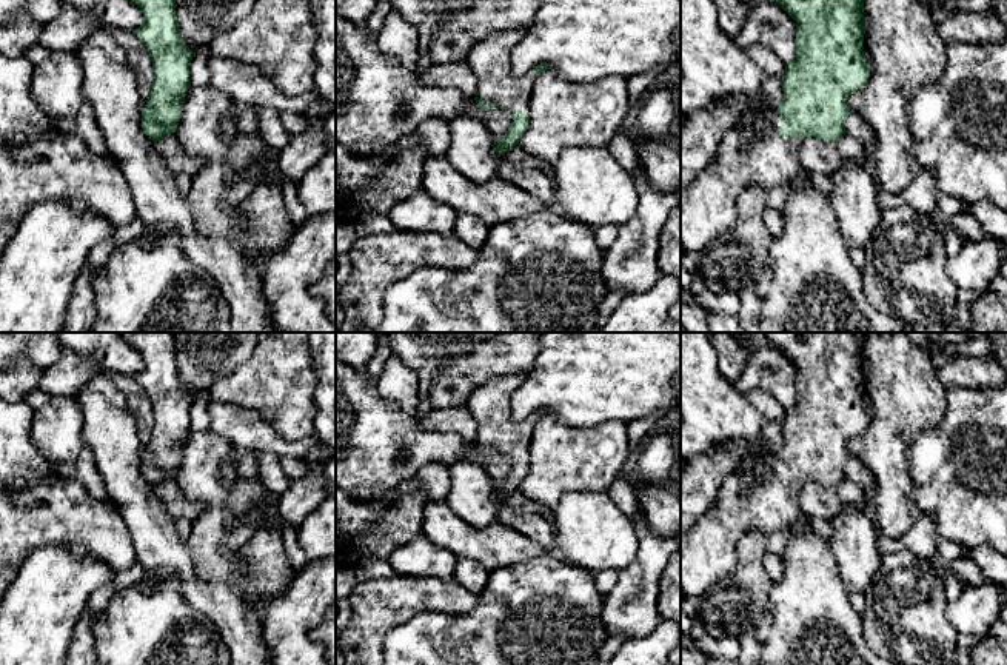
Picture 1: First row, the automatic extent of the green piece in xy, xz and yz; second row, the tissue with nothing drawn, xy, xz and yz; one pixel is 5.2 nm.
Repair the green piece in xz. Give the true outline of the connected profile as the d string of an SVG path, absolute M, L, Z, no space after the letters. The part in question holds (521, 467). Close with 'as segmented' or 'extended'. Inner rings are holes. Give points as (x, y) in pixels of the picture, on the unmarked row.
M524 374L502 376L480 385L467 405L477 423L477 451L497 451L513 457L513 466L500 486L494 486L496 499L502 500L508 493L519 490L530 470L530 443L534 425L548 414L537 409L525 419L514 419L511 413L511 394L524 382Z | extended

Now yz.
M765 332L767 339L796 366L796 402L785 409L784 445L774 454L748 454L725 477L711 508L681 534L681 594L705 593L719 579L734 571L738 543L750 531L771 534L791 526L801 516L799 496L805 482L836 486L845 479L845 463L851 457L847 443L870 422L864 400L864 337L865 332ZM764 460L770 474L751 490L742 486L742 473Z | extended

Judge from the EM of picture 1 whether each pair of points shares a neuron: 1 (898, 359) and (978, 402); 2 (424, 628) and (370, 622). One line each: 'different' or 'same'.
1: different
2: different

